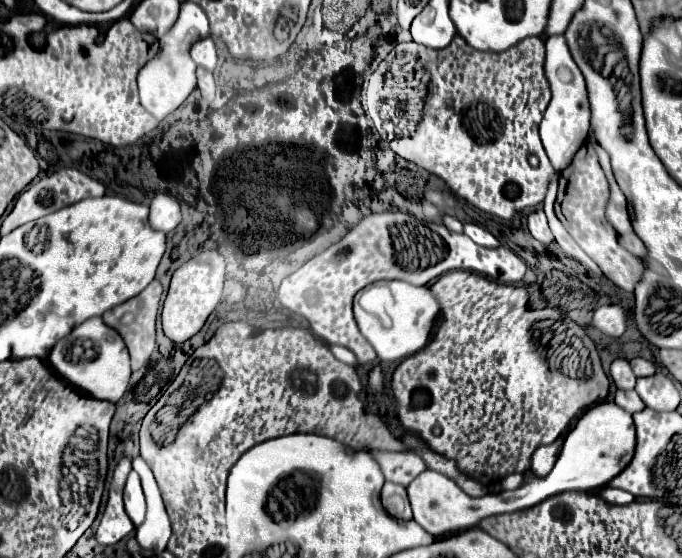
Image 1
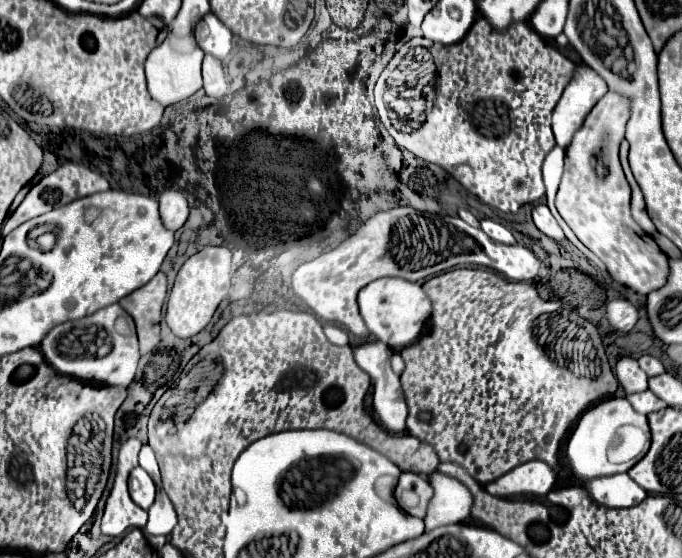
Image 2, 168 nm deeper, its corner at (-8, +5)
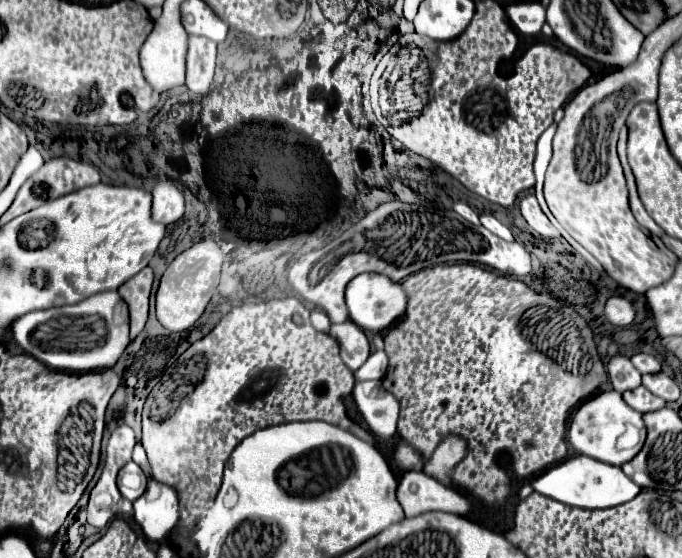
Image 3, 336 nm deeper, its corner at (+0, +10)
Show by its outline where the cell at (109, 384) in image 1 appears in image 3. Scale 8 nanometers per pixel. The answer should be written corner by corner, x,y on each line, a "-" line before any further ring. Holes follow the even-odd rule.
106,291
92,295
76,305
32,311
12,323
12,333
16,343
28,355
34,355
38,361
52,369
72,373
112,369
130,343
126,317
120,323
114,321
114,309
120,301
122,299
116,291

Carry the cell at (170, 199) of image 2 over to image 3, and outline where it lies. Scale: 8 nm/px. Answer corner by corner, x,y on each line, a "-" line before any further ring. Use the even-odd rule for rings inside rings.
160,181
152,189
152,219
164,225
178,221
184,215
184,195
172,181

